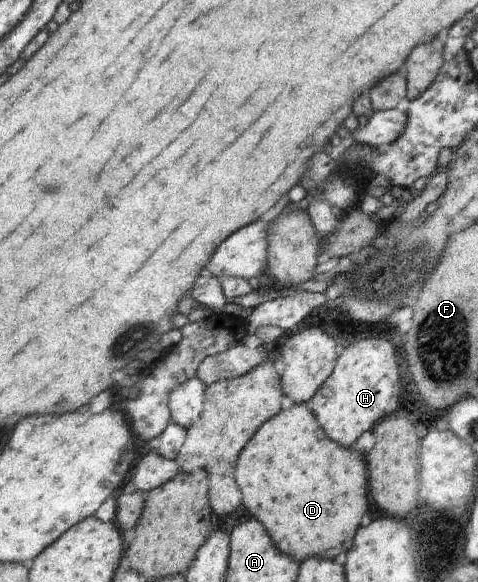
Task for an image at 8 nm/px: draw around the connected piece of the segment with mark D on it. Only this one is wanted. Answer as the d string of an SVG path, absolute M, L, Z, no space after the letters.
M298 404L294 406L290 412L280 412L276 418L272 418L268 424L264 424L260 428L260 432L256 432L256 436L248 442L248 448L244 448L244 452L240 454L240 464L238 464L238 484L240 484L240 490L244 492L244 506L250 510L250 514L254 514L254 518L258 518L266 528L268 532L272 532L272 540L276 540L276 546L282 550L282 552L288 552L288 554L298 554L300 562L304 561L304 556L324 556L324 552L328 550L334 550L334 556L336 554L344 554L346 550L350 550L352 546L352 536L358 528L358 522L362 518L362 514L368 510L368 500L366 500L366 468L364 468L364 462L362 458L352 452L352 450L346 450L338 444L334 444L332 440L328 440L320 426L316 424L316 420L310 416L308 408L304 404Z

